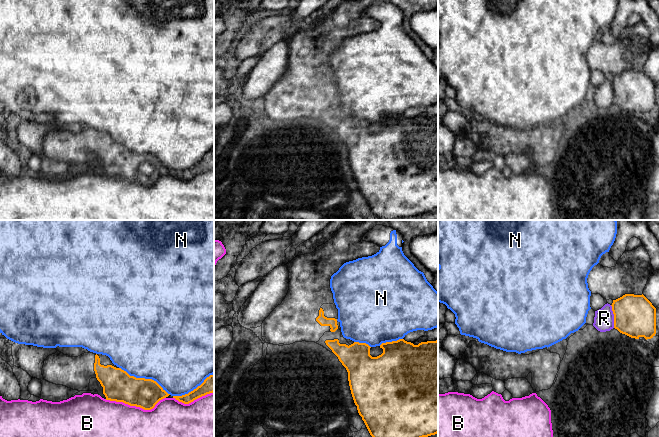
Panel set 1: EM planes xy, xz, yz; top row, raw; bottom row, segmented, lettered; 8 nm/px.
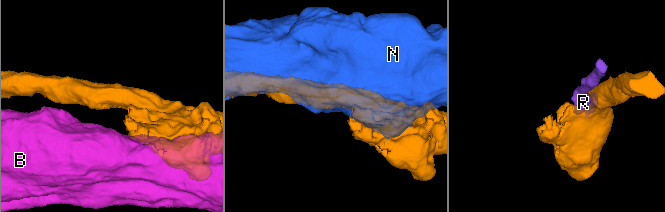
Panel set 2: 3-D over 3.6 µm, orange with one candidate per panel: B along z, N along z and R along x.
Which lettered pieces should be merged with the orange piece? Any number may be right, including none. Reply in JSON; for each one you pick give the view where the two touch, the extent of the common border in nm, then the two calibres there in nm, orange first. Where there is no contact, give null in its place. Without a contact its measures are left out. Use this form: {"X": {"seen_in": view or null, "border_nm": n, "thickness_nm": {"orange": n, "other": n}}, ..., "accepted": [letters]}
{"accepted": []}

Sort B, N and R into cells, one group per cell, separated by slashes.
B / N / R

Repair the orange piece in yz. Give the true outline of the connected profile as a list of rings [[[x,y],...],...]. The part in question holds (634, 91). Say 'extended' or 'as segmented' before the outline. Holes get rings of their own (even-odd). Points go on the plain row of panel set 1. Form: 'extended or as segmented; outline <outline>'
as segmented; outline [[[642,70],[613,76],[614,104],[631,114],[651,115],[656,110],[656,84]]]

